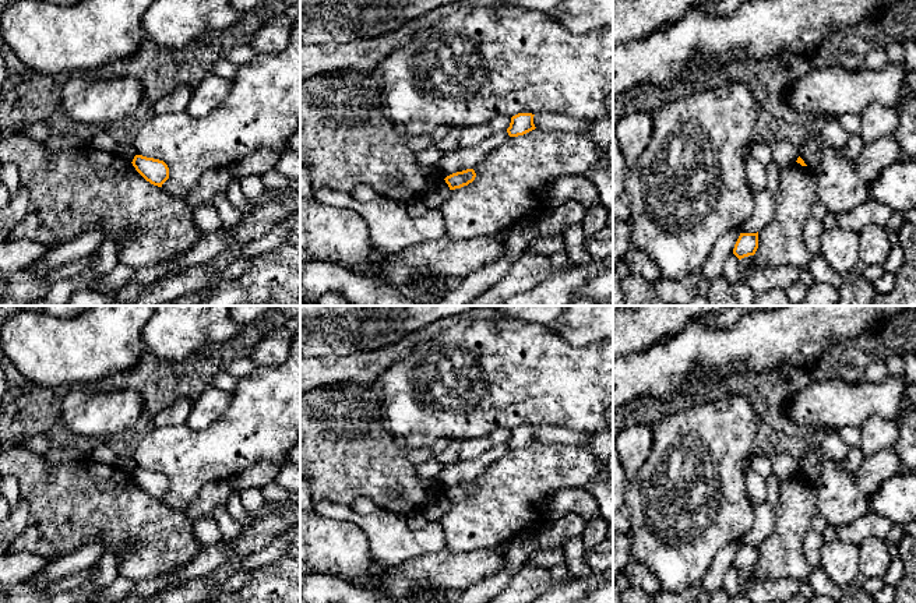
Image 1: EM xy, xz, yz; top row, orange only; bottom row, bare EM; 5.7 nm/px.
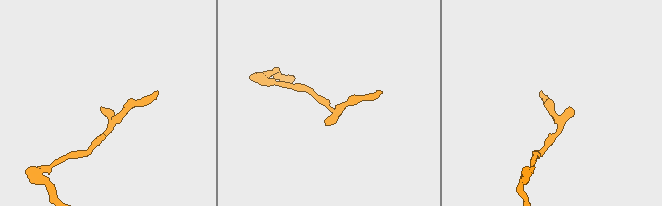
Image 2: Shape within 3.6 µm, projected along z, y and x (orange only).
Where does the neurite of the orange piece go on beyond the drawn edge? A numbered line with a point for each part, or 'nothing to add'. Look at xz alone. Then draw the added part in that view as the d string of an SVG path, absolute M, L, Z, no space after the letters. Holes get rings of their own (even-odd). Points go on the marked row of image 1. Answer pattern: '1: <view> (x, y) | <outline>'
nothing to add

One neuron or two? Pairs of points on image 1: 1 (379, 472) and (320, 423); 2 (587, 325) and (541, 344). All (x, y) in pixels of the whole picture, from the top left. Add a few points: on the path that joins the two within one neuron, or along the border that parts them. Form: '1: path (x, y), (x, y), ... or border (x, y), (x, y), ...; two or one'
1: path (365, 459), (352, 455), (334, 437); one
2: border (548, 325), (571, 345), (584, 346), (592, 344); two

